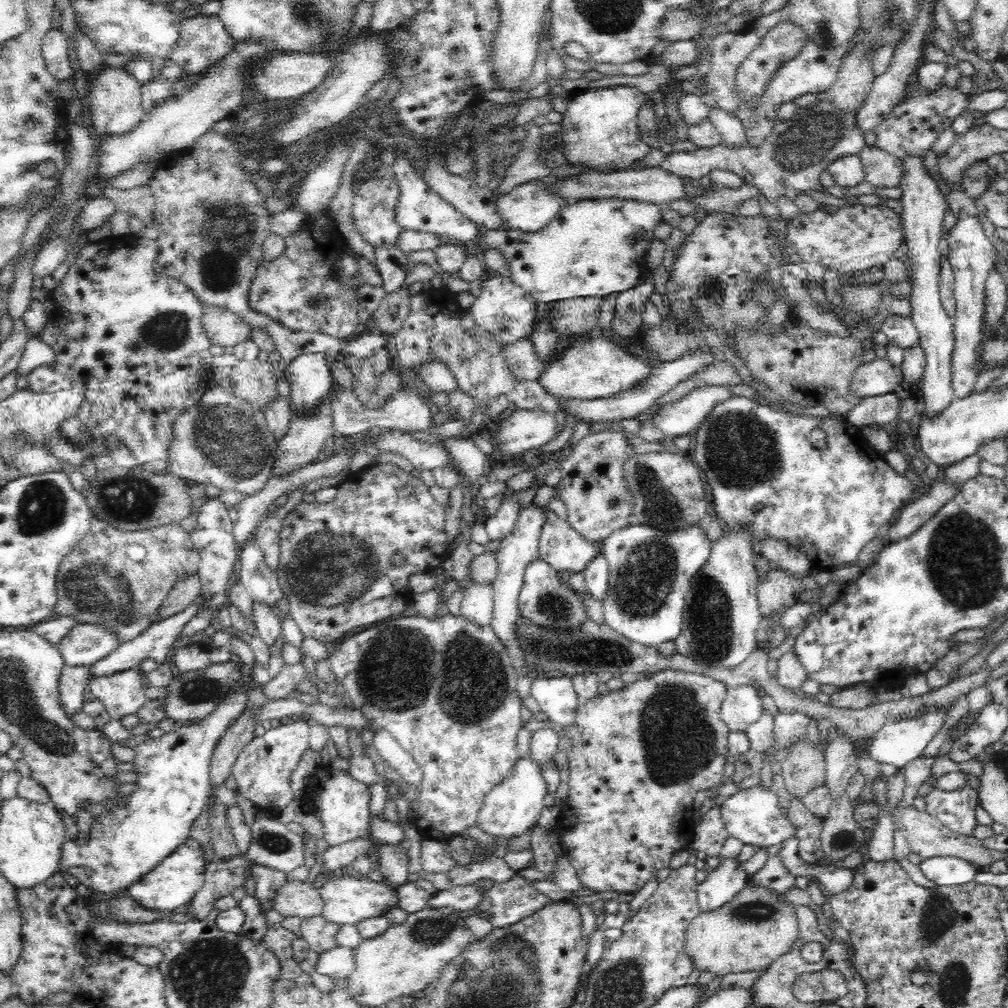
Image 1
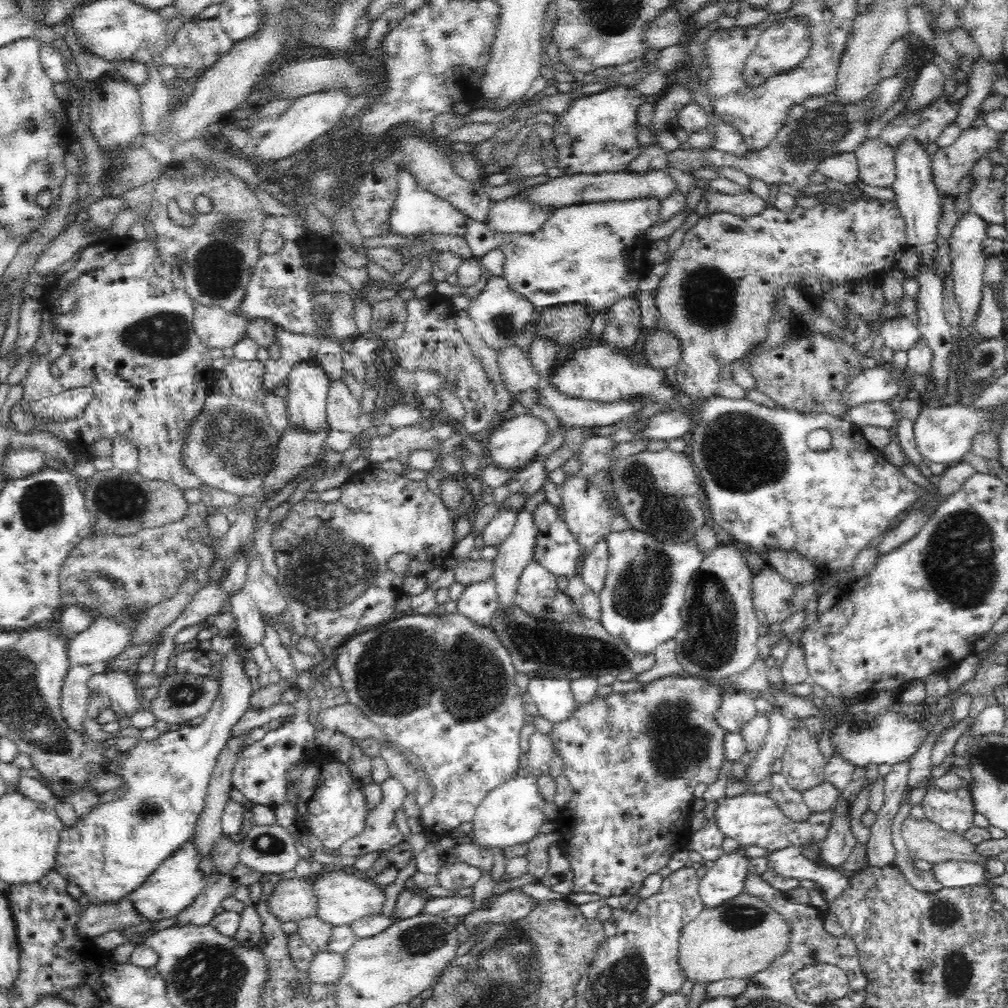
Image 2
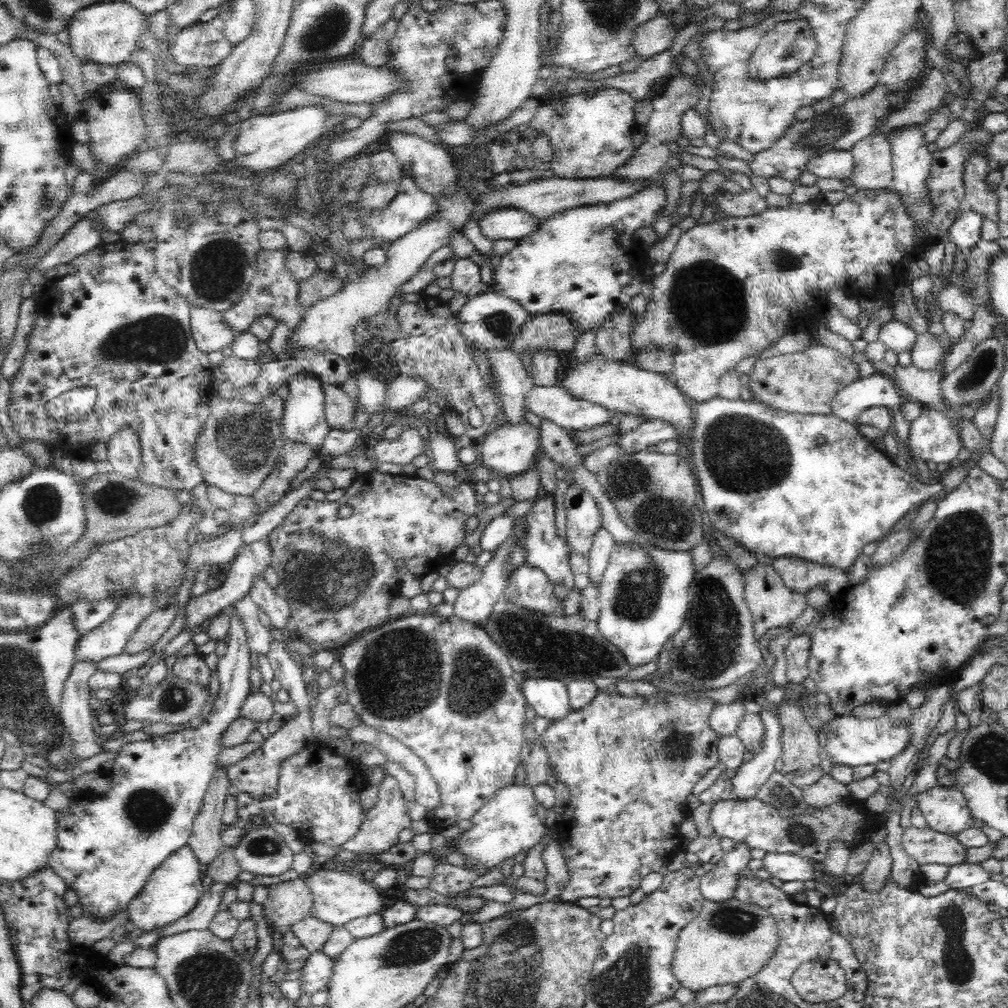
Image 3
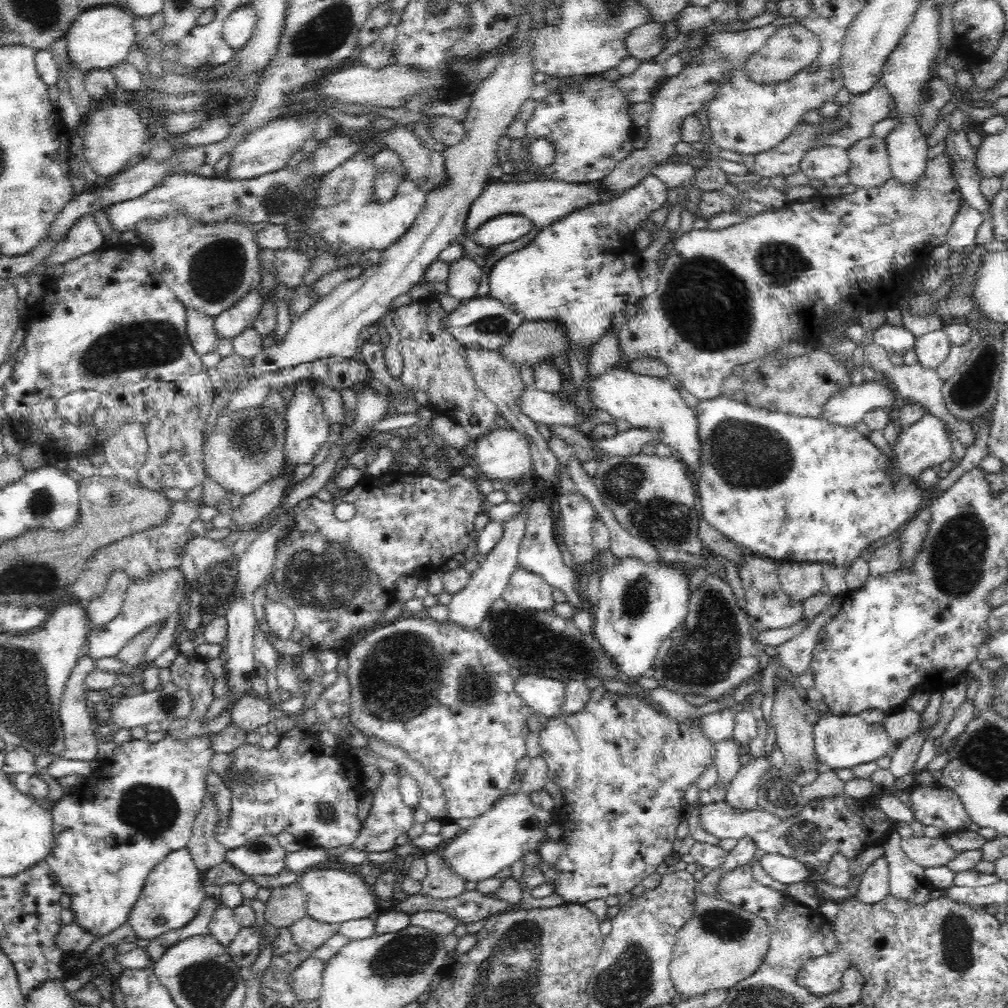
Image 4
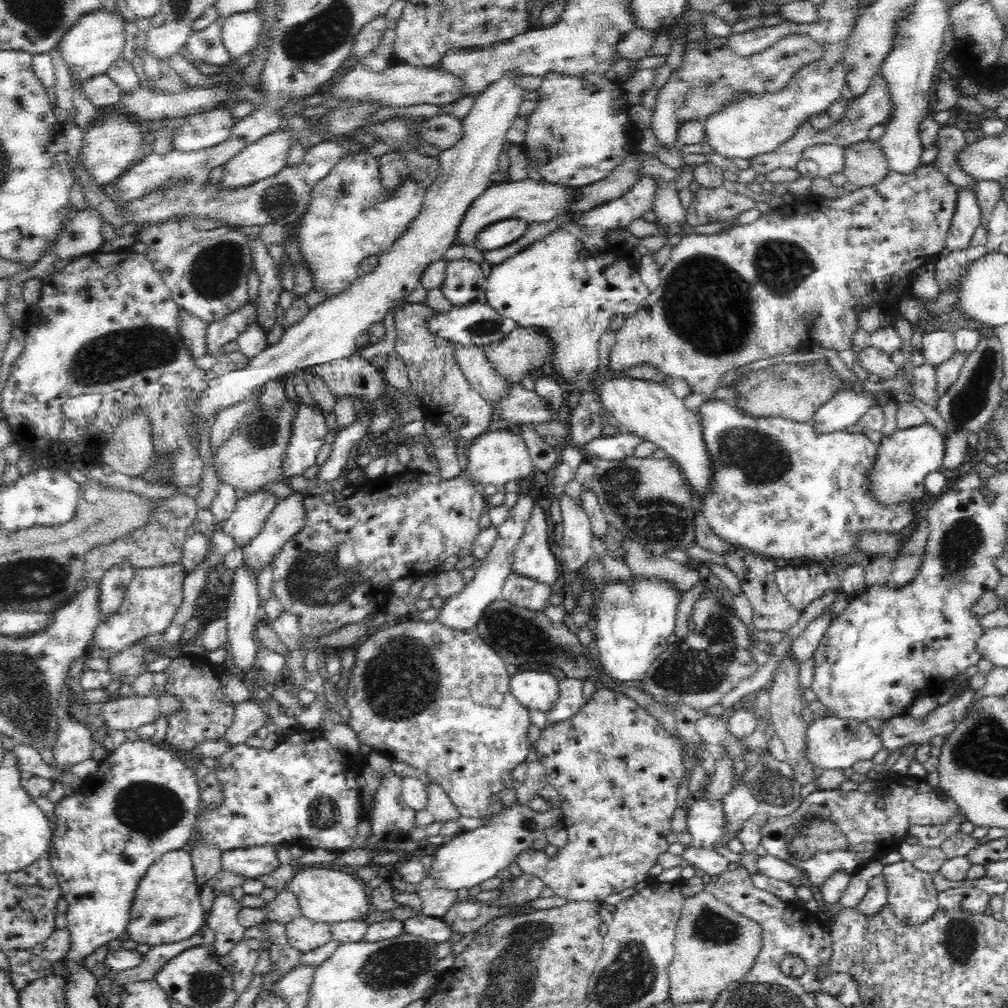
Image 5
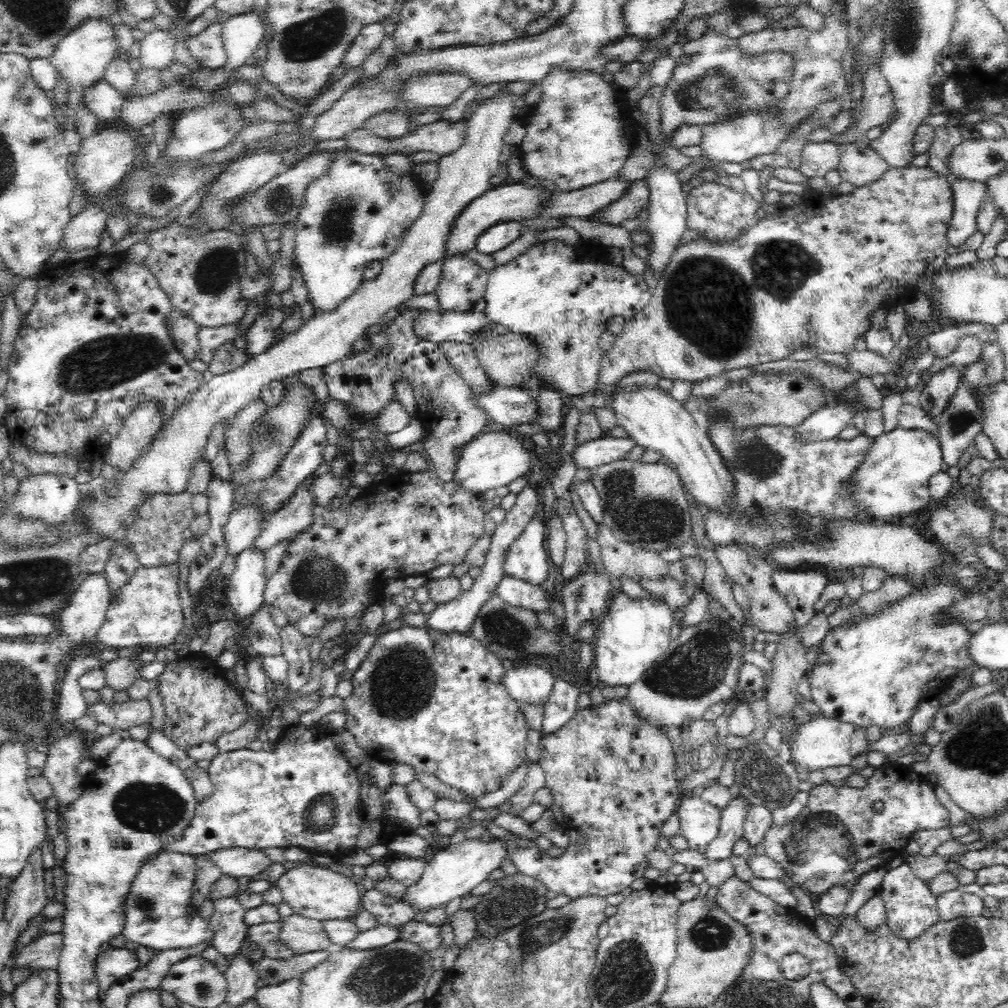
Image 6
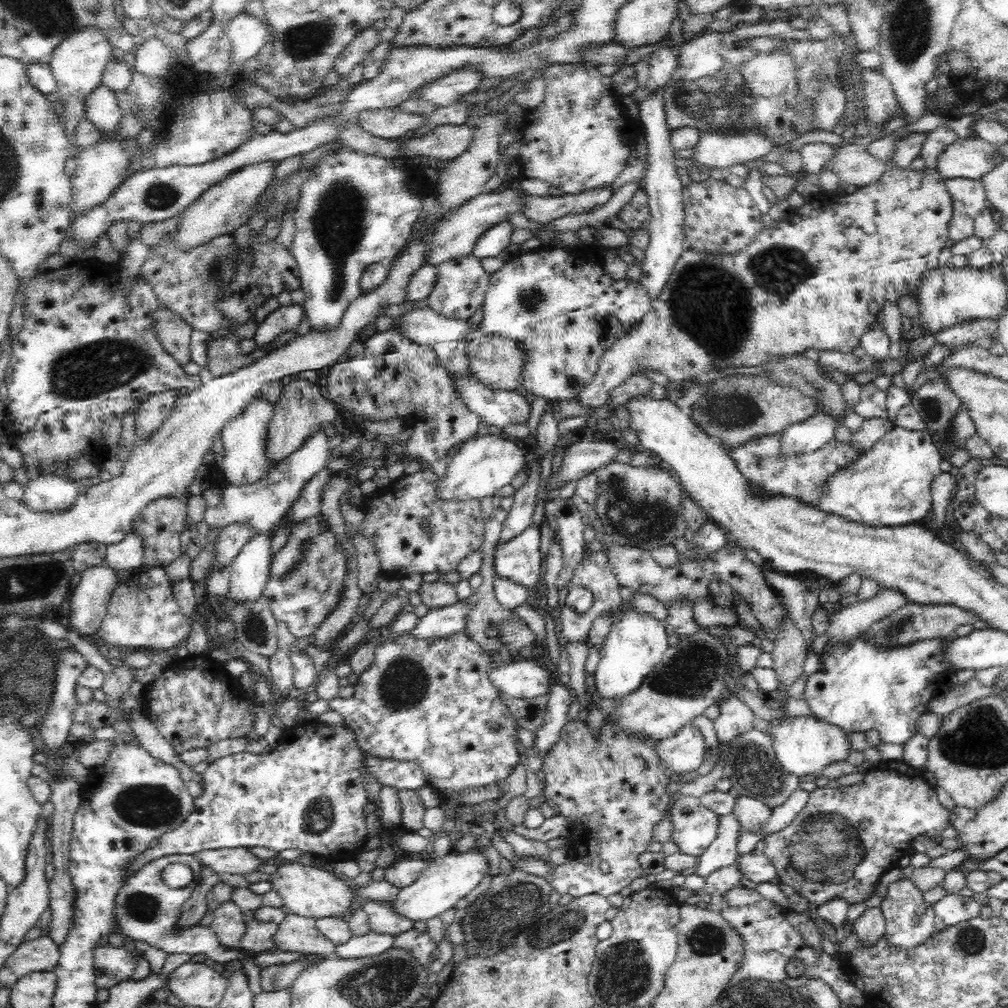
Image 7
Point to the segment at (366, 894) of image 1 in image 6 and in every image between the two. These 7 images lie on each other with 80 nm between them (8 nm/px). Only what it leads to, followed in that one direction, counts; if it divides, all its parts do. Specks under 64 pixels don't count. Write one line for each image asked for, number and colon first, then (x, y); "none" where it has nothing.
2: (344, 896)
3: (339, 896)
4: (334, 896)
5: (326, 895)
6: (316, 892)

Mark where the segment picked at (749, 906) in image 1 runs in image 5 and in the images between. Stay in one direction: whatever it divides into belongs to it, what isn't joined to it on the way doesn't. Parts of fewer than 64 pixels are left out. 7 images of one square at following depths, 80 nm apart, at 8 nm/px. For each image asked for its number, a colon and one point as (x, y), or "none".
2: (739, 938)
3: (729, 941)
4: (722, 944)
5: (715, 946)

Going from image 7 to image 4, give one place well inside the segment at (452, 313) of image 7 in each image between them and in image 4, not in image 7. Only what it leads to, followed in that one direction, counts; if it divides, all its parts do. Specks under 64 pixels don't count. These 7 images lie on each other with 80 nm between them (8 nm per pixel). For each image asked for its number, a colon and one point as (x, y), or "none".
4: (465, 273)
5: (464, 280)
6: (463, 283)

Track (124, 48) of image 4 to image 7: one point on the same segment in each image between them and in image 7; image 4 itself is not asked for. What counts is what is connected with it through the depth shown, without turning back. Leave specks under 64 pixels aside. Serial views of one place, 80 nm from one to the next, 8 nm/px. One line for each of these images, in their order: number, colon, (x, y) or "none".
5: (96, 40)
6: (81, 58)
7: (78, 63)

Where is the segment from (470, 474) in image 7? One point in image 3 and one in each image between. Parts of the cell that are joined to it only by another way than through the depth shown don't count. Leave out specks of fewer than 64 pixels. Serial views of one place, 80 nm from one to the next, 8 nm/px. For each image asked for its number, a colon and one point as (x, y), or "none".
3: (508, 449)
4: (502, 454)
5: (496, 457)
6: (493, 459)

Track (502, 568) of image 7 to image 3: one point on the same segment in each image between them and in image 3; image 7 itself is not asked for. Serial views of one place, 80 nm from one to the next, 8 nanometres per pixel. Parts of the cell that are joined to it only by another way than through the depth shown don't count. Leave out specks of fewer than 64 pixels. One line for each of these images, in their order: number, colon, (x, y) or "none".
3: (546, 550)
4: (539, 552)
5: (533, 558)
6: (527, 559)

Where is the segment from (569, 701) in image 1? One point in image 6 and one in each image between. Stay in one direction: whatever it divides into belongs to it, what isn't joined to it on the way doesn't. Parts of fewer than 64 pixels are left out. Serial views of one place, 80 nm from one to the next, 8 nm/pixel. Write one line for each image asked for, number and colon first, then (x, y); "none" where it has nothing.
2: (554, 700)
3: (549, 698)
4: (545, 696)
5: (536, 690)
6: (527, 684)

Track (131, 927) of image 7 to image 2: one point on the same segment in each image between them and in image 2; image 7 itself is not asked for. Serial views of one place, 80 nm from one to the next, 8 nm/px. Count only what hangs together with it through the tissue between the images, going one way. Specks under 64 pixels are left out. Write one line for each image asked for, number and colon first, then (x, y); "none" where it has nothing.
2: (174, 885)
3: (172, 890)
4: (174, 890)
5: (166, 908)
6: (158, 913)

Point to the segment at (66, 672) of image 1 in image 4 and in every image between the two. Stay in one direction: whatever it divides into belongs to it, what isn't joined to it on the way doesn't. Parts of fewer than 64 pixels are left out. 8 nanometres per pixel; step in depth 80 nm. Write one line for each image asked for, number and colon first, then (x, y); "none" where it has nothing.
2: (75, 692)
3: (78, 720)
4: (78, 724)

